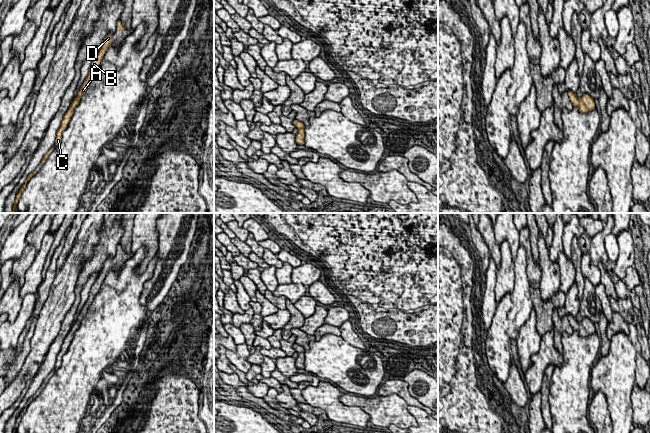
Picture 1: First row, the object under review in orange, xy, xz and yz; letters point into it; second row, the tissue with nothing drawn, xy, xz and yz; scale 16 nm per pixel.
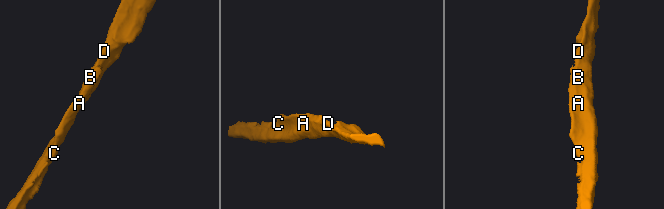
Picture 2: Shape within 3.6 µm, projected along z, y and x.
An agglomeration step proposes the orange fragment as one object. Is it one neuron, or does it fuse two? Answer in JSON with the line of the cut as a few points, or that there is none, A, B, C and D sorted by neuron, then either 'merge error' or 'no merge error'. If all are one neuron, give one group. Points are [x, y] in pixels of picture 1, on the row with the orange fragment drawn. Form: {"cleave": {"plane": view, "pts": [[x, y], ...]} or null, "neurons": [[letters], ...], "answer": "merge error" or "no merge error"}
{"cleave": null, "neurons": [["A", "B", "C", "D"]], "answer": "no merge error"}

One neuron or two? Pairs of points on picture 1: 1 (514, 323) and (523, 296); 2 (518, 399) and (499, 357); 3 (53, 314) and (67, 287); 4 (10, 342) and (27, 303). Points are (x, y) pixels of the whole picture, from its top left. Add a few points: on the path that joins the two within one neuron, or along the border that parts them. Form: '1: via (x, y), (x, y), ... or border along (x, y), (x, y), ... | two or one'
1: via (517, 316), (521, 303) | one
2: border along (511, 361), (509, 375), (503, 383) | two
3: via (56, 307), (62, 294) | one
4: via (12, 332), (20, 323), (24, 313) | one

